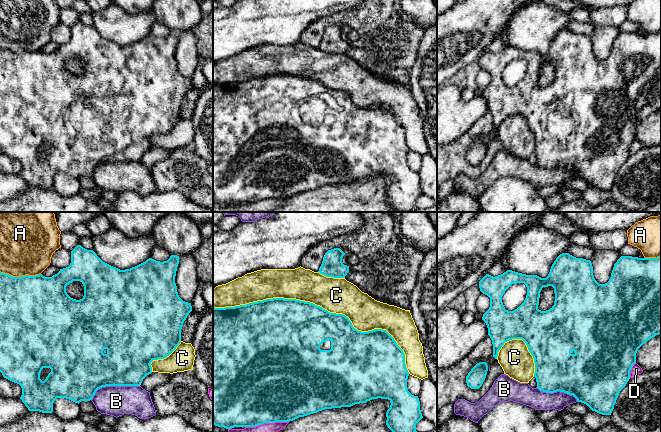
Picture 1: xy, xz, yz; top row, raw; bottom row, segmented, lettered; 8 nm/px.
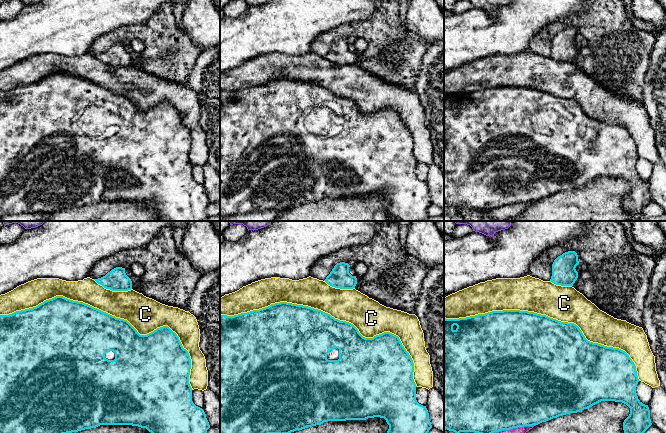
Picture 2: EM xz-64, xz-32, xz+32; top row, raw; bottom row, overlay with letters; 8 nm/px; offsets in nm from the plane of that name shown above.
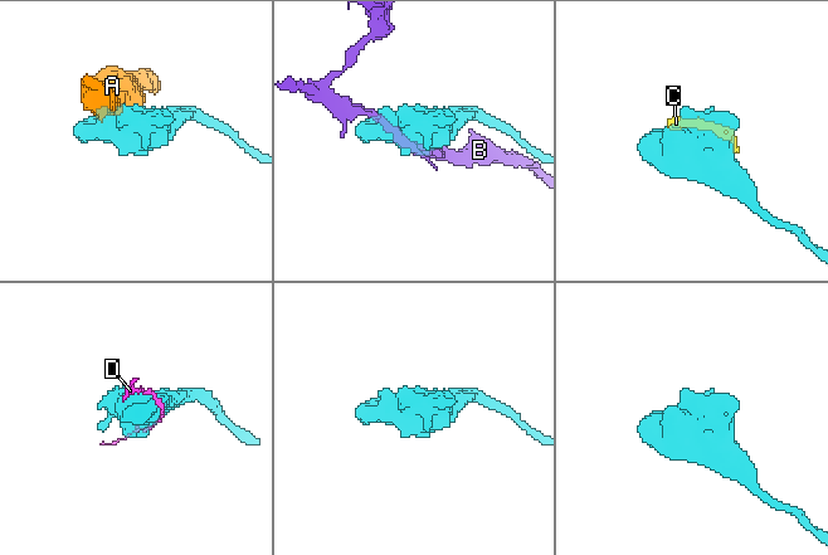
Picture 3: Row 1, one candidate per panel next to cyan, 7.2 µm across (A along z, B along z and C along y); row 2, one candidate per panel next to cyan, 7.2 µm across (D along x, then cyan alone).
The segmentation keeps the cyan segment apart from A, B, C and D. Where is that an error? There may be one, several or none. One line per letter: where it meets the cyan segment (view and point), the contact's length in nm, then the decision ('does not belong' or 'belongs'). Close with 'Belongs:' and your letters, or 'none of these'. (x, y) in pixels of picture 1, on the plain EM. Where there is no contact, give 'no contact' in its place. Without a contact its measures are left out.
A: xy (21, 52) | 320 nm | does not belong
B: xy (113, 161) | 420 nm | does not belong
C: xz (321, 83) | 1650 nm | does not belong
D: yz (630, 146) | 140 nm | does not belong
Belongs: none of these

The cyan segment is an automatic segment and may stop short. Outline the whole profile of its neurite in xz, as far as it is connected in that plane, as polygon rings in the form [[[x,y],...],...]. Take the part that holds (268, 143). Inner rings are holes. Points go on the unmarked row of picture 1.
[[[273,74],[235,83],[213,83],[213,200],[215,202],[231,205],[256,203],[264,199],[288,198],[325,185],[351,183],[381,174],[388,175],[391,179],[386,188],[386,201],[394,209],[394,212],[411,212],[417,208],[416,200],[423,192],[418,172],[414,172],[408,167],[408,152],[405,130],[386,106],[358,107],[345,91],[330,89],[313,79],[296,75]]]

